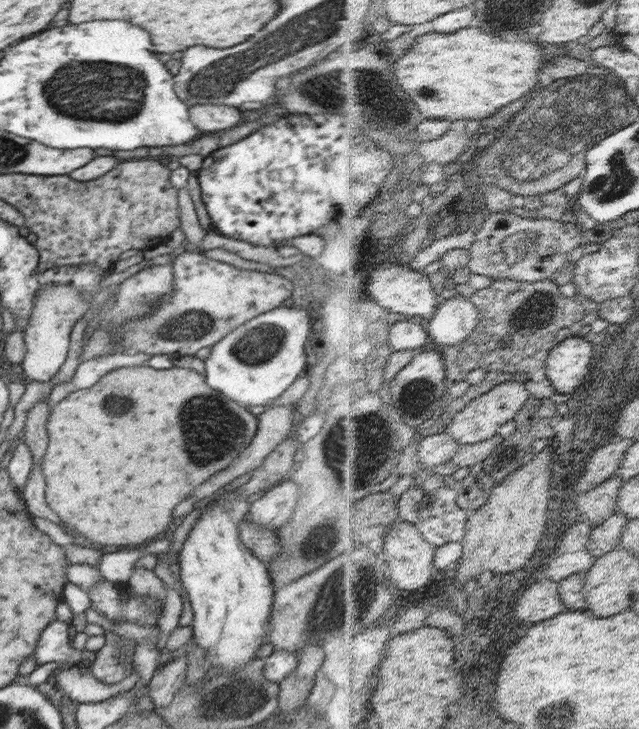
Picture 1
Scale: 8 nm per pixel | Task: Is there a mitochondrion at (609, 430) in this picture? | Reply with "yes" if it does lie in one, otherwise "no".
no

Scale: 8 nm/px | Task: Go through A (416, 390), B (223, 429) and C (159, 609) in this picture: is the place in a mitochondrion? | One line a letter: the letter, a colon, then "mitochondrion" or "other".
A: mitochondrion
B: mitochondrion
C: other

